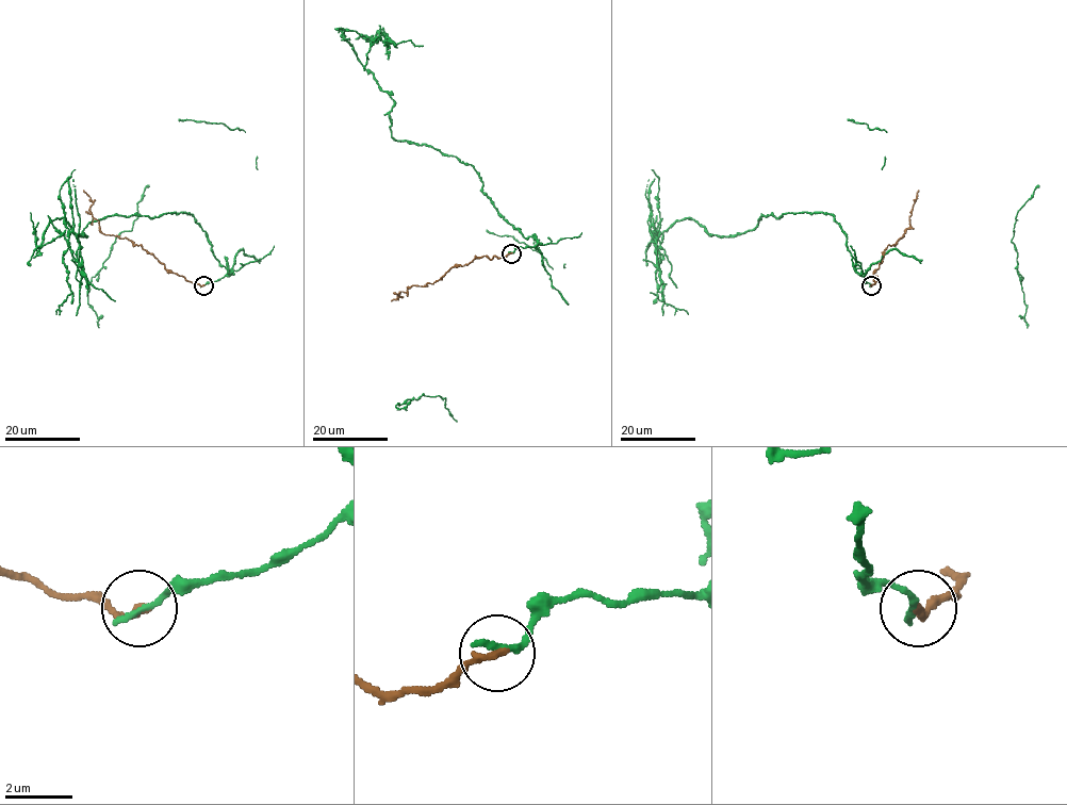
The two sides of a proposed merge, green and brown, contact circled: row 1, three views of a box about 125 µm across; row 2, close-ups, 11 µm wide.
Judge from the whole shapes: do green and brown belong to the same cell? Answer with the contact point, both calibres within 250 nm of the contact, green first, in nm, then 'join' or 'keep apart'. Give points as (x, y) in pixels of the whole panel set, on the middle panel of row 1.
at (511, 253); 200 nm thick on the green side, 240 nm on the other; keep apart

